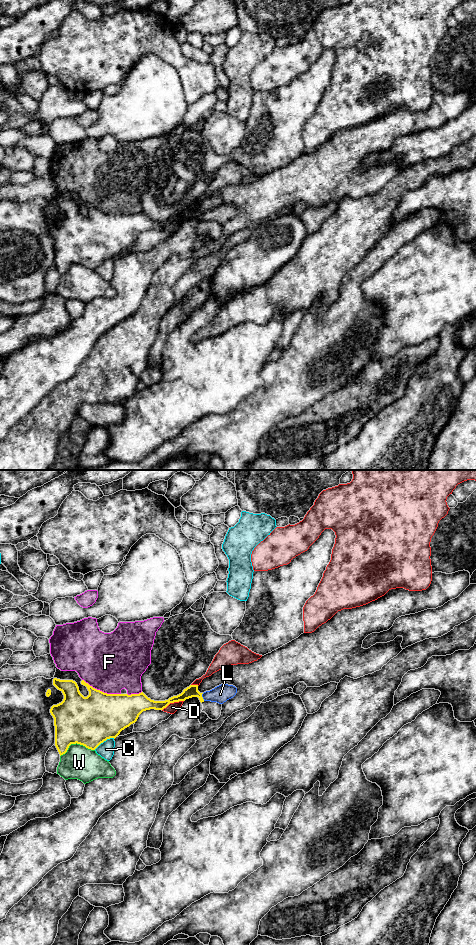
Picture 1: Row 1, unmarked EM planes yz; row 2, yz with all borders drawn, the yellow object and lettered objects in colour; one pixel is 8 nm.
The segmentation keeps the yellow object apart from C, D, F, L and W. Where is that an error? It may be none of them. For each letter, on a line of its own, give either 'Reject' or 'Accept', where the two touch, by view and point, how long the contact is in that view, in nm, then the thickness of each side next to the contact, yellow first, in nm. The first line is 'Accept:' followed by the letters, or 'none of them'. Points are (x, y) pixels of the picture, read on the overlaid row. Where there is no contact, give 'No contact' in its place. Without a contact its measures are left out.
Accept: L
C: Reject. Touches yellow at yz (104, 740). Shared border 190 nm. Thickness 400 nm (yellow) against 130 nm
D: Reject. Touches yellow at yz (172, 702). Shared border 190 nm. Thickness 140 nm (yellow) against 80 nm
F: Reject. Touches yellow at yz (101, 691). Shared border 340 nm. Thickness 400 nm (yellow) against 480 nm
L: Accept. Touches yellow at yz (202, 697). Shared border 70 nm. Thickness 100 nm (yellow) against 140 nm
W: Reject. Touches yellow at yz (76, 742). Shared border 280 nm. Thickness 400 nm (yellow) against 260 nm

